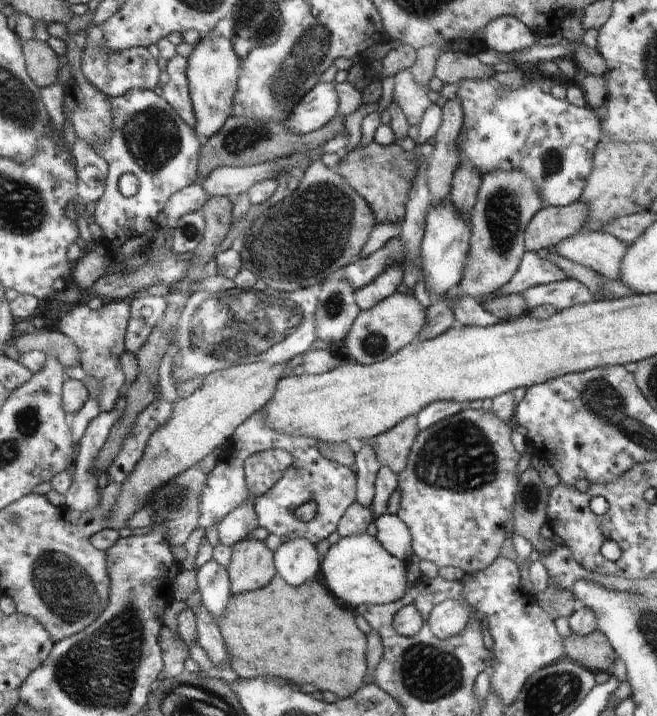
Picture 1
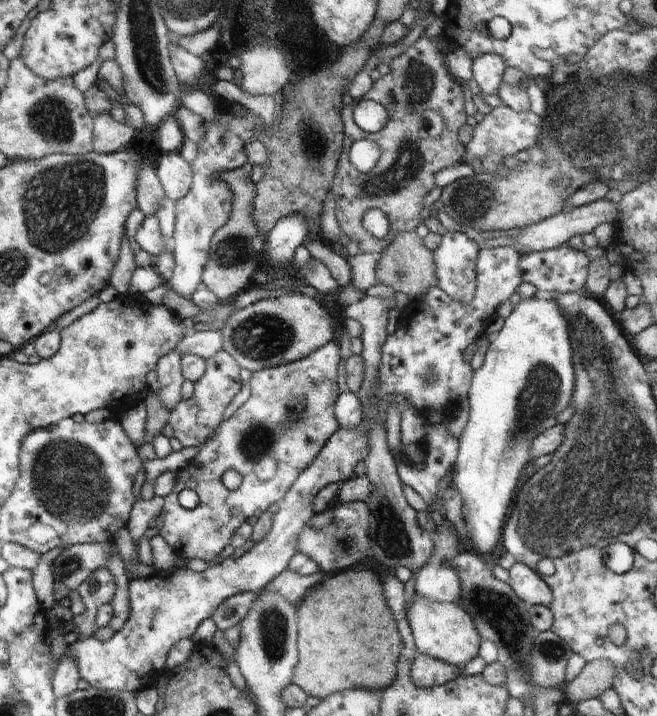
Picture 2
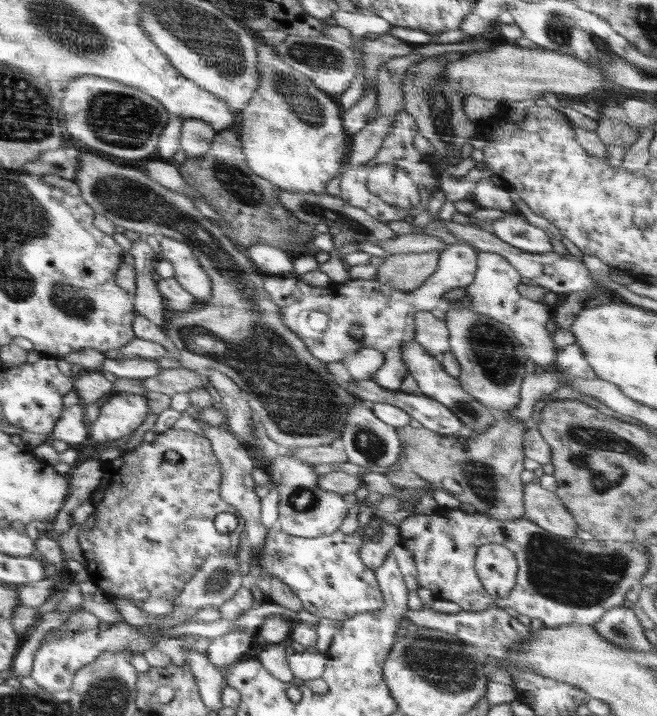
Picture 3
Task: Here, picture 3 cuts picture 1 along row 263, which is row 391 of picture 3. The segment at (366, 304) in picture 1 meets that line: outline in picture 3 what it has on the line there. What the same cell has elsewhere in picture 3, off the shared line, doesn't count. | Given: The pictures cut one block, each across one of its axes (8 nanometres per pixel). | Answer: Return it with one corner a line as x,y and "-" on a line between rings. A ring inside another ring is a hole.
458,239
456,244
449,245
440,253
436,272
413,291
401,291
377,279
352,279
344,283
331,280
328,286
315,288
292,274
265,275
263,289
280,308
284,325
304,341
315,358
326,364
343,363
362,348
374,348
384,355
385,360
371,380
386,390
398,392
409,374
402,359
402,344
415,338
414,314
431,311
438,306
446,292
468,286
474,280
476,271
475,247
466,240
-
354,326
360,326
364,332
360,339
350,333

